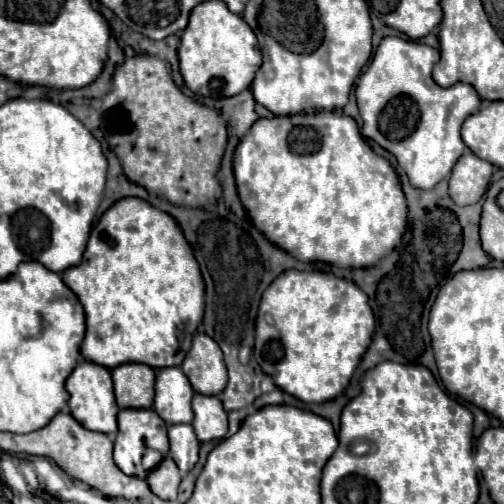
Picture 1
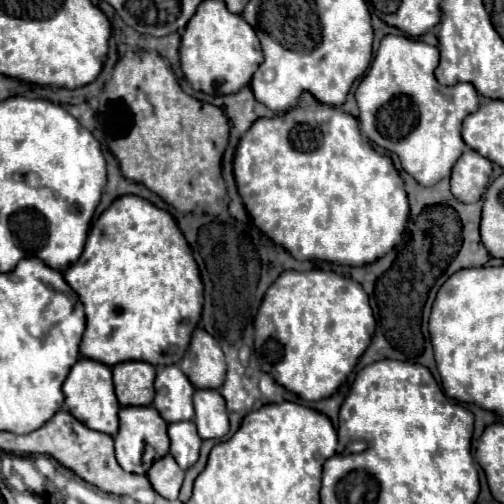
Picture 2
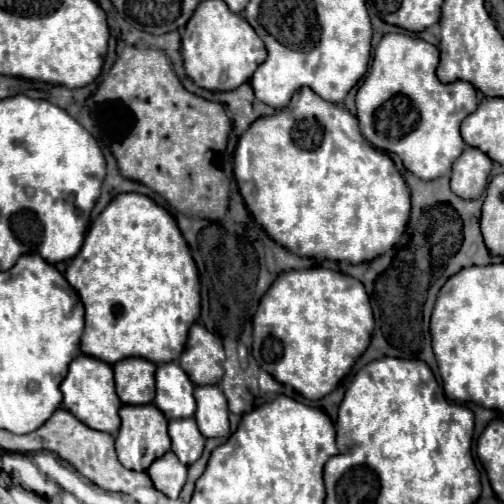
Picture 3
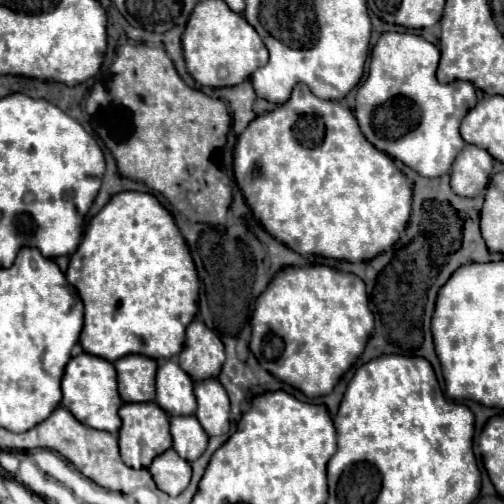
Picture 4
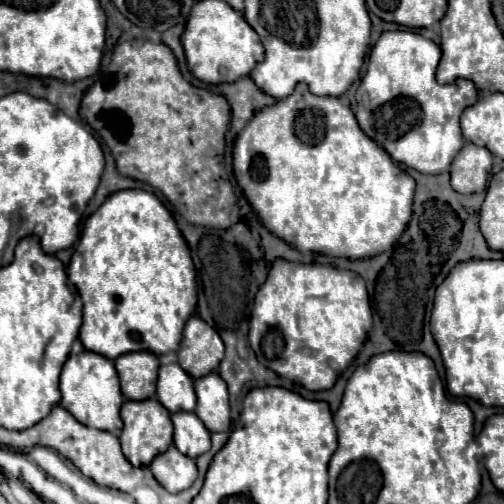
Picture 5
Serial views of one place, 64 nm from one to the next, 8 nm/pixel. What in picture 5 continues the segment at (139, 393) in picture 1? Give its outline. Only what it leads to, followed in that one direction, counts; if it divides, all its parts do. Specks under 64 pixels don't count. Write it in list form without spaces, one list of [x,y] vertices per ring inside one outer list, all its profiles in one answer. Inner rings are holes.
[[[128,352],[114,360],[120,388],[128,400],[148,400],[156,396],[158,358],[150,352]]]

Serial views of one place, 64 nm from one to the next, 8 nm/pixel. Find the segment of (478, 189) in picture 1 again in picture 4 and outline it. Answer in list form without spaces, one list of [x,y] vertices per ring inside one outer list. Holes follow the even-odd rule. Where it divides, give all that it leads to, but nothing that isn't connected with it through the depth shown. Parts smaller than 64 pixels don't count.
[[[464,146],[460,156],[452,164],[450,186],[458,196],[474,198],[478,196],[490,178],[492,172],[492,156],[478,146]]]

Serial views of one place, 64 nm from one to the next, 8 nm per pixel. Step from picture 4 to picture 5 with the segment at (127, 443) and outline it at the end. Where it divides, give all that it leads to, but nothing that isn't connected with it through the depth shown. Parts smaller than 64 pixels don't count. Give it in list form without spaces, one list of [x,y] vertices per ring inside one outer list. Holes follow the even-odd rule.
[[[154,398],[150,400],[128,400],[122,404],[120,410],[124,428],[120,434],[120,444],[122,444],[122,452],[126,456],[126,460],[132,466],[148,466],[160,452],[166,452],[168,446],[172,444],[172,422],[170,422],[170,414],[168,410]]]

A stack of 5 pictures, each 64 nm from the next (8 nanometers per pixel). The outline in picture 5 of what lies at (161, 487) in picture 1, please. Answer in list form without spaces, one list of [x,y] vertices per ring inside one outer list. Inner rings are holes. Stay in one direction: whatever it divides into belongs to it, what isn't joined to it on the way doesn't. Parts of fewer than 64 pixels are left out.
[[[170,446],[164,454],[156,456],[156,460],[150,464],[150,470],[160,486],[172,494],[190,488],[198,476],[194,460],[180,454],[176,446]]]

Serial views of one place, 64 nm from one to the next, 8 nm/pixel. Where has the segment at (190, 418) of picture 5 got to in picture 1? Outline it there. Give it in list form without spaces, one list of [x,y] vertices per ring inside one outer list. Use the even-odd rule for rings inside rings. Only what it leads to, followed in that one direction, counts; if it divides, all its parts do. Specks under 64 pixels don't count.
[[[190,424],[168,426],[168,438],[172,460],[176,460],[176,466],[180,468],[182,474],[188,474],[188,470],[192,470],[192,466],[198,462],[198,448],[200,448],[200,442],[196,440],[192,426]]]

